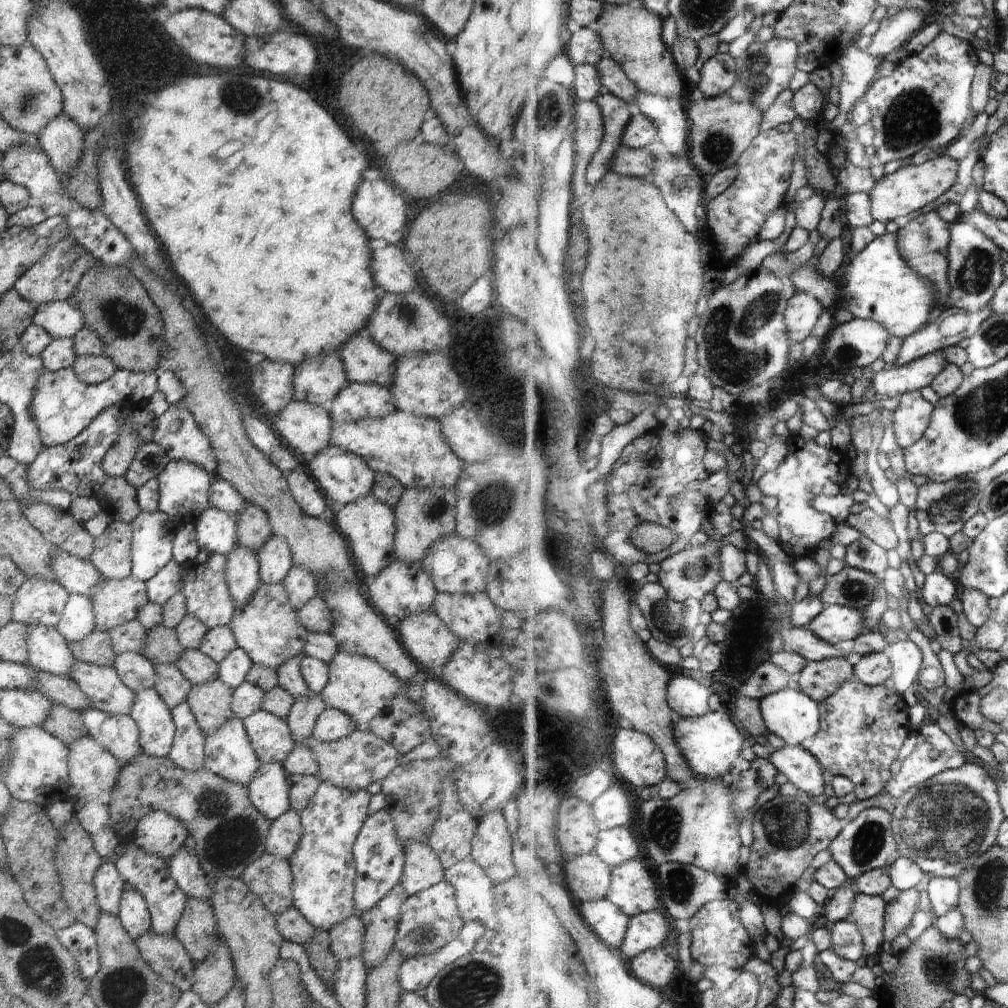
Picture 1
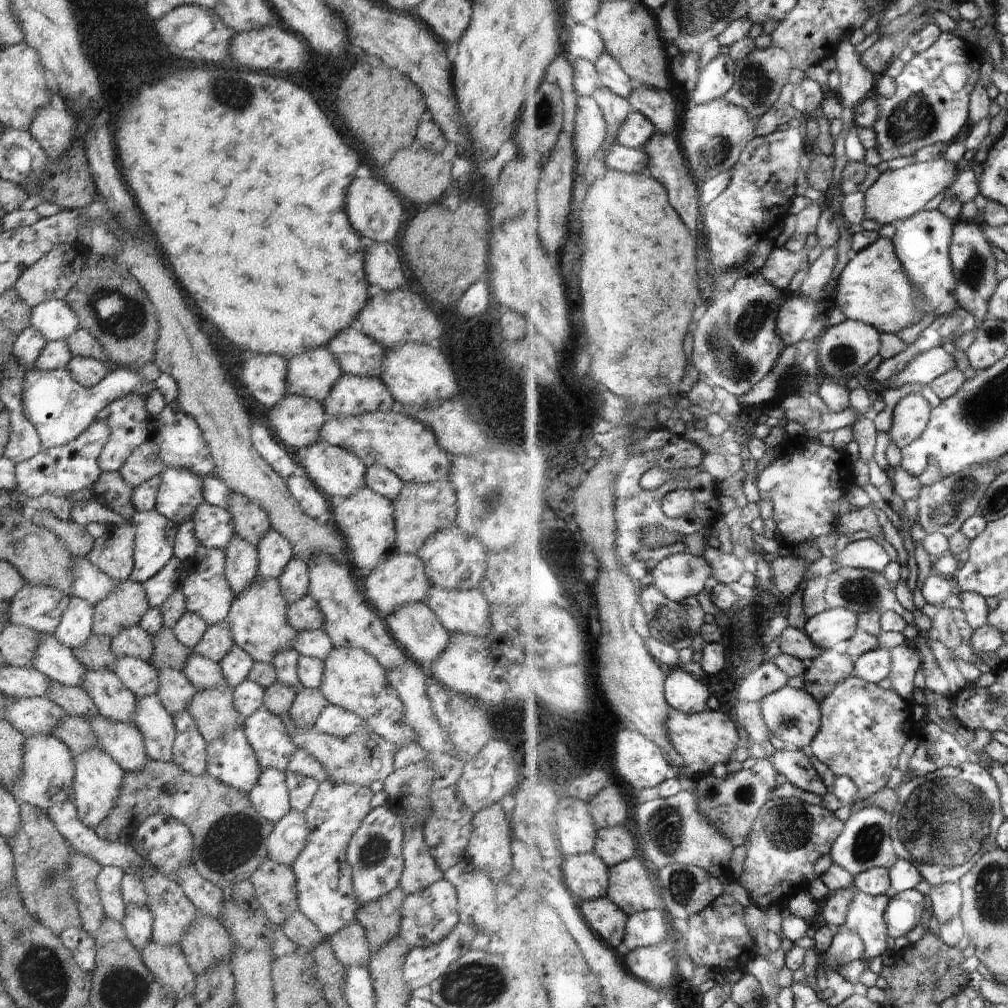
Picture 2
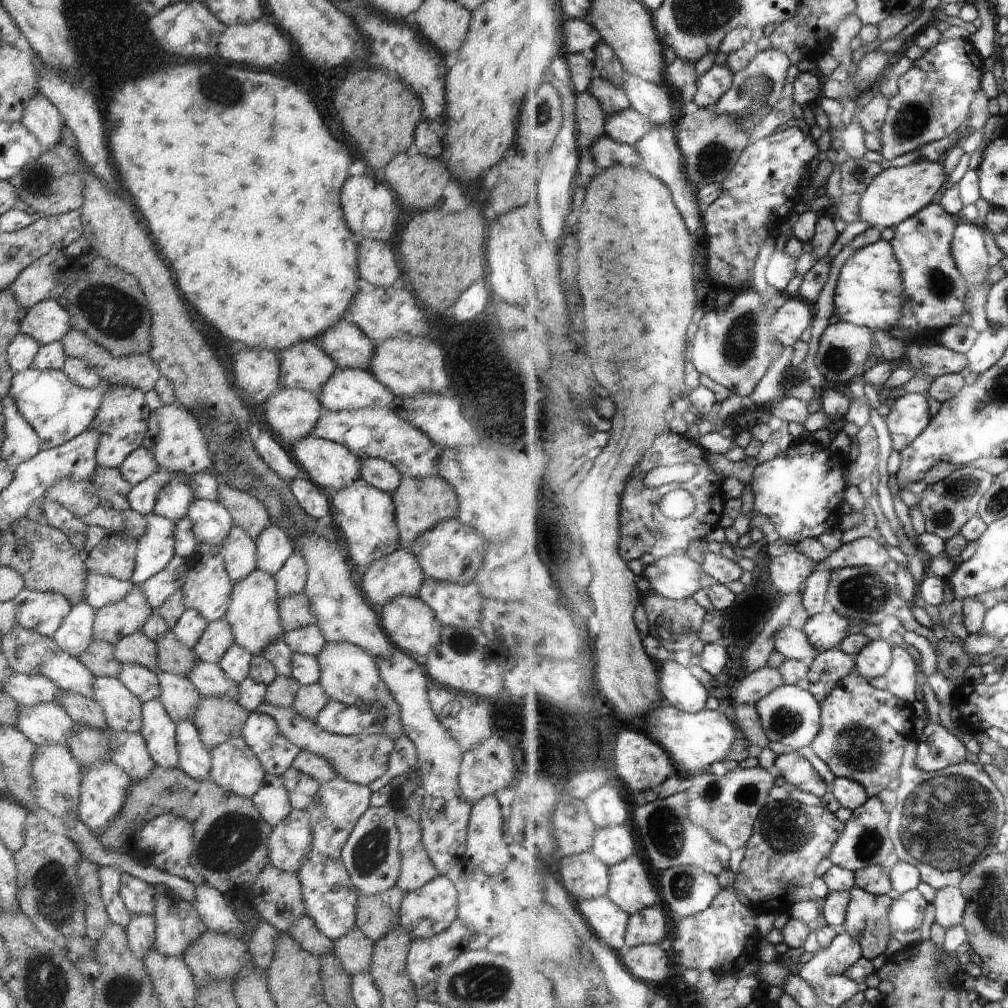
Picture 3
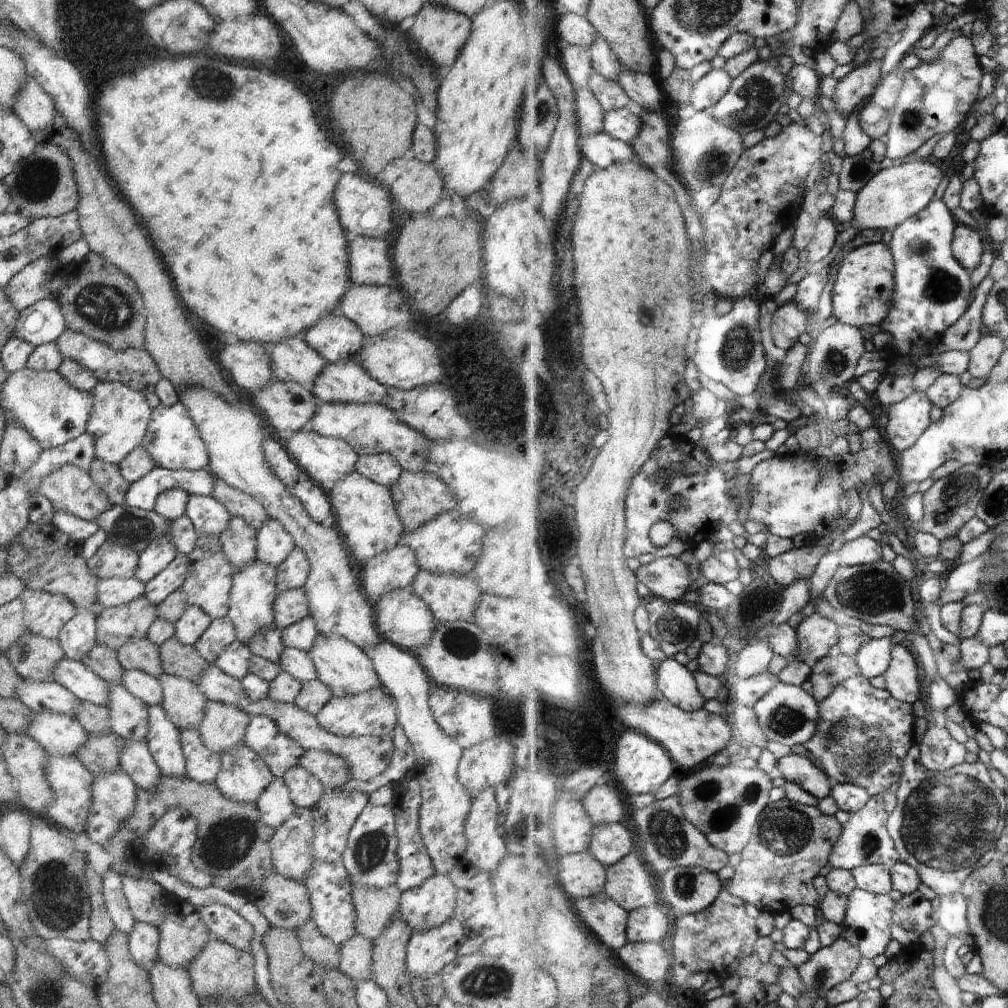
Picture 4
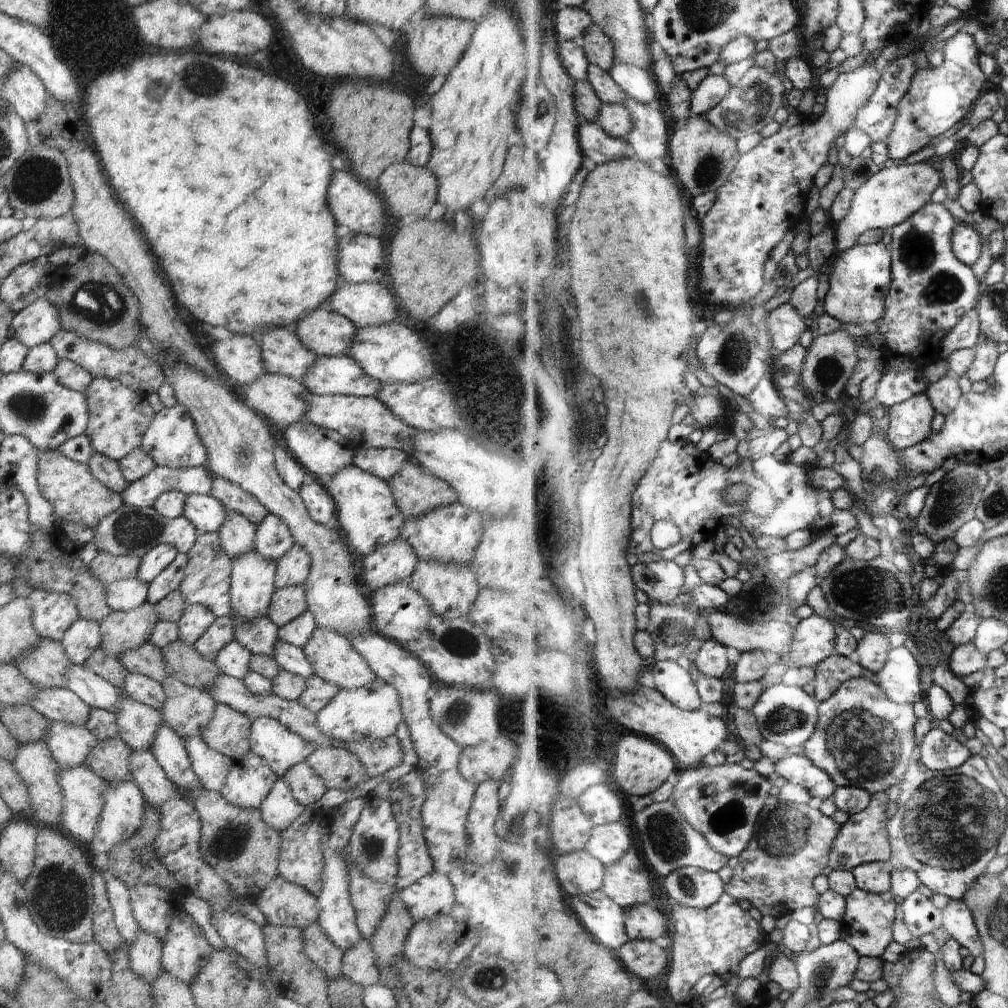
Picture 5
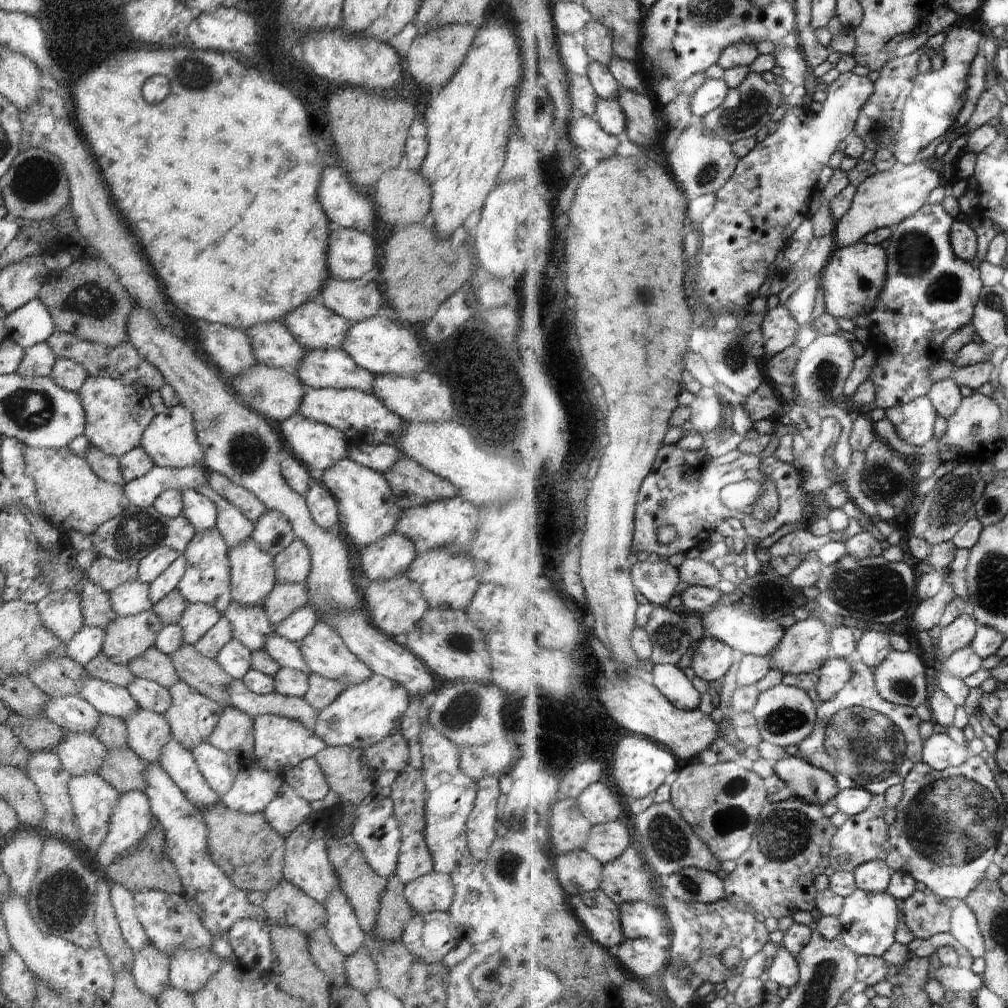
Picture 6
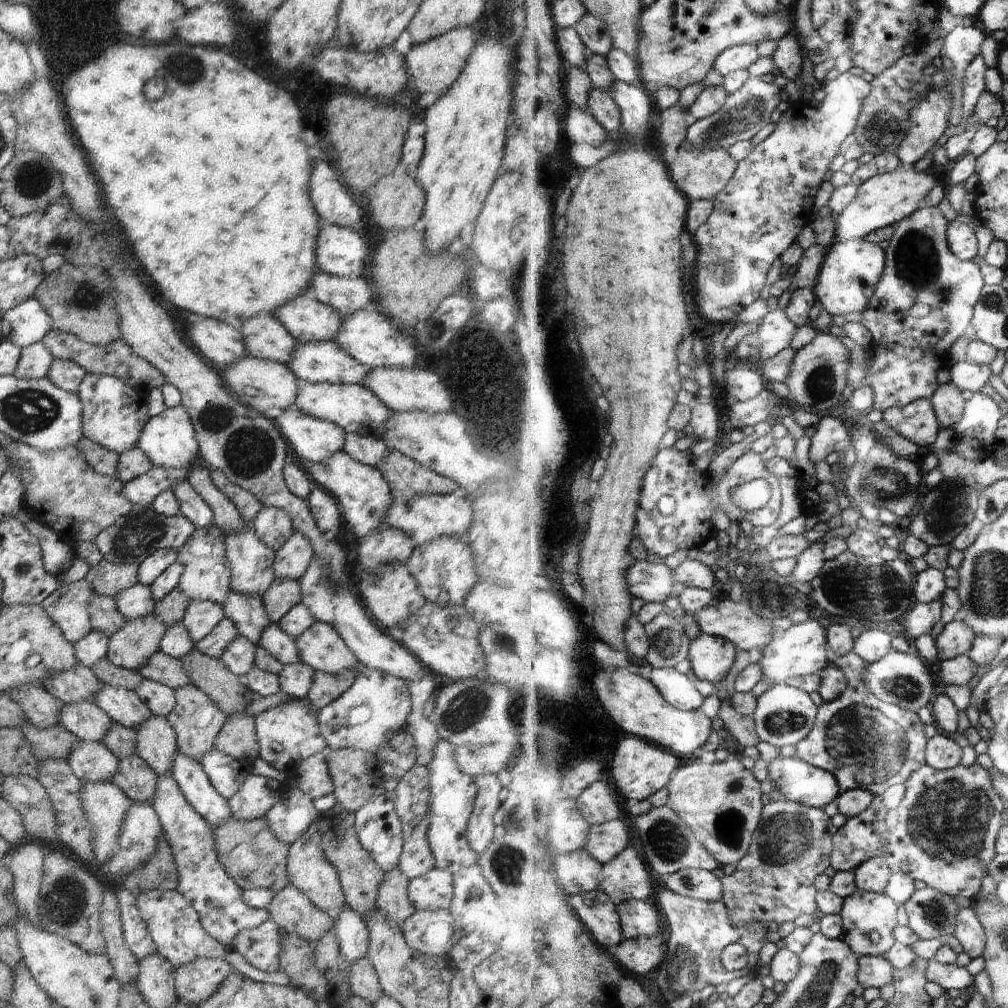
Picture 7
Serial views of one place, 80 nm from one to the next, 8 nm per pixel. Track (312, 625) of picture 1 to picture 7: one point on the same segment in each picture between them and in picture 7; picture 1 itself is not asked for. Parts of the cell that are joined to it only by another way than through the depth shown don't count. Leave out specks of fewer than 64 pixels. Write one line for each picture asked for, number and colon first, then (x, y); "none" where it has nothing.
2: (305, 615)
3: (294, 611)
4: (290, 606)
5: (288, 602)
6: (284, 599)
7: (283, 594)

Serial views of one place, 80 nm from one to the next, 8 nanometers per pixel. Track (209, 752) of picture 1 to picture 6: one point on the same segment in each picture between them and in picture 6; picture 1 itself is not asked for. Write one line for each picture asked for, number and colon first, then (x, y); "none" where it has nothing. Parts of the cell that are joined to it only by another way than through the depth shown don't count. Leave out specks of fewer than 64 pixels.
2: (230, 758)
3: (235, 767)
4: (244, 776)
5: (249, 781)
6: (252, 791)

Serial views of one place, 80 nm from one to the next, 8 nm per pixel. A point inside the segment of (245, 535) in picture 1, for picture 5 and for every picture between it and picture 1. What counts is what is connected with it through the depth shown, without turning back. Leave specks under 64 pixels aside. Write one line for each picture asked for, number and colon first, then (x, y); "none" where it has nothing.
2: (250, 521)
3: (247, 511)
4: (238, 503)
5: (230, 495)

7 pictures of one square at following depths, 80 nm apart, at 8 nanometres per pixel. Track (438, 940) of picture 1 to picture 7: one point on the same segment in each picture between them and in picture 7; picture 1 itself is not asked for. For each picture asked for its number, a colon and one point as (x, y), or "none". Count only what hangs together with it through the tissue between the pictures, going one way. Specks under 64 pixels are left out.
2: (425, 918)
3: (426, 912)
4: (433, 902)
5: (433, 895)
6: (434, 891)
7: (433, 890)

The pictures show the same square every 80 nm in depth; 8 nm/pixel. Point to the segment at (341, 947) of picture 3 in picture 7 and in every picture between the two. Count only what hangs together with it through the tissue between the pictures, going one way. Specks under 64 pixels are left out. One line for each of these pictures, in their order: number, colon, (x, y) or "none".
4: (356, 956)
5: (359, 964)
6: (361, 970)
7: (364, 982)

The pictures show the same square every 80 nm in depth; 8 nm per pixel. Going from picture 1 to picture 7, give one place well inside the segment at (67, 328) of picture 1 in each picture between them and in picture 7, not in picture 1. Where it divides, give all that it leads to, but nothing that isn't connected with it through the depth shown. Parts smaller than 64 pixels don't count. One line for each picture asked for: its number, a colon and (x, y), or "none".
2: (55, 320)
3: (48, 321)
4: (43, 322)
5: (37, 323)
6: (30, 324)
7: (27, 323)

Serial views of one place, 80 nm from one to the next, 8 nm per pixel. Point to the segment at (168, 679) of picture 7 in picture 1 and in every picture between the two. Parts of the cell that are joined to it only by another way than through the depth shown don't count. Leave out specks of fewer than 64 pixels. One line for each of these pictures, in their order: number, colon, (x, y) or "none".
1: (131, 637)
2: (134, 641)
3: (136, 649)
4: (143, 655)
5: (147, 659)
6: (153, 665)

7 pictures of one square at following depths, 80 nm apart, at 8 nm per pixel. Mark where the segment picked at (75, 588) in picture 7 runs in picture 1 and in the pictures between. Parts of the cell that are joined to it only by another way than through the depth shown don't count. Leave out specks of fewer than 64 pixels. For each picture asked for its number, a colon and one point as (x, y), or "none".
1: (37, 602)
2: (39, 608)
3: (43, 612)
4: (45, 613)
5: (53, 614)
6: (60, 611)

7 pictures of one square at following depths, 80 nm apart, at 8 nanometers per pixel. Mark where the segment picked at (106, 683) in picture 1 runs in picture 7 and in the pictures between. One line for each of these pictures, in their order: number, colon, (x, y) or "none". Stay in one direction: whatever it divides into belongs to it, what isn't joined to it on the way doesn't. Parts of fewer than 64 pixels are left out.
2: (114, 701)
3: (123, 711)
4: (128, 715)
5: (137, 724)
6: (147, 732)
7: (156, 743)

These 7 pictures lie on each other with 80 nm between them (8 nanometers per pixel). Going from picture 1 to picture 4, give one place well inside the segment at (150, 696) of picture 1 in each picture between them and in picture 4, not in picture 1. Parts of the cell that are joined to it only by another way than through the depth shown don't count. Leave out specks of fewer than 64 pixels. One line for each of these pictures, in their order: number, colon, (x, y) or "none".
2: (156, 725)
3: (159, 732)
4: (163, 739)

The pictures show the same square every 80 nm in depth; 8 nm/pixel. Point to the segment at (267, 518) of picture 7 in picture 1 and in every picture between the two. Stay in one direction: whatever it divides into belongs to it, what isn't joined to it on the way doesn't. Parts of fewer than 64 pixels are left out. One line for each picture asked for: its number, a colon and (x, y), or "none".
1: (275, 558)
2: (274, 552)
3: (274, 546)
4: (274, 543)
5: (273, 538)
6: (273, 532)

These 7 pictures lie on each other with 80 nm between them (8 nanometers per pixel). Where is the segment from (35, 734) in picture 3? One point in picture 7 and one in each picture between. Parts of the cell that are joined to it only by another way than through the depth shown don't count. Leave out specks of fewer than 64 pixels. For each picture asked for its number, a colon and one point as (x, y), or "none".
4: (59, 735)
5: (70, 745)
6: (80, 753)
7: (91, 762)

